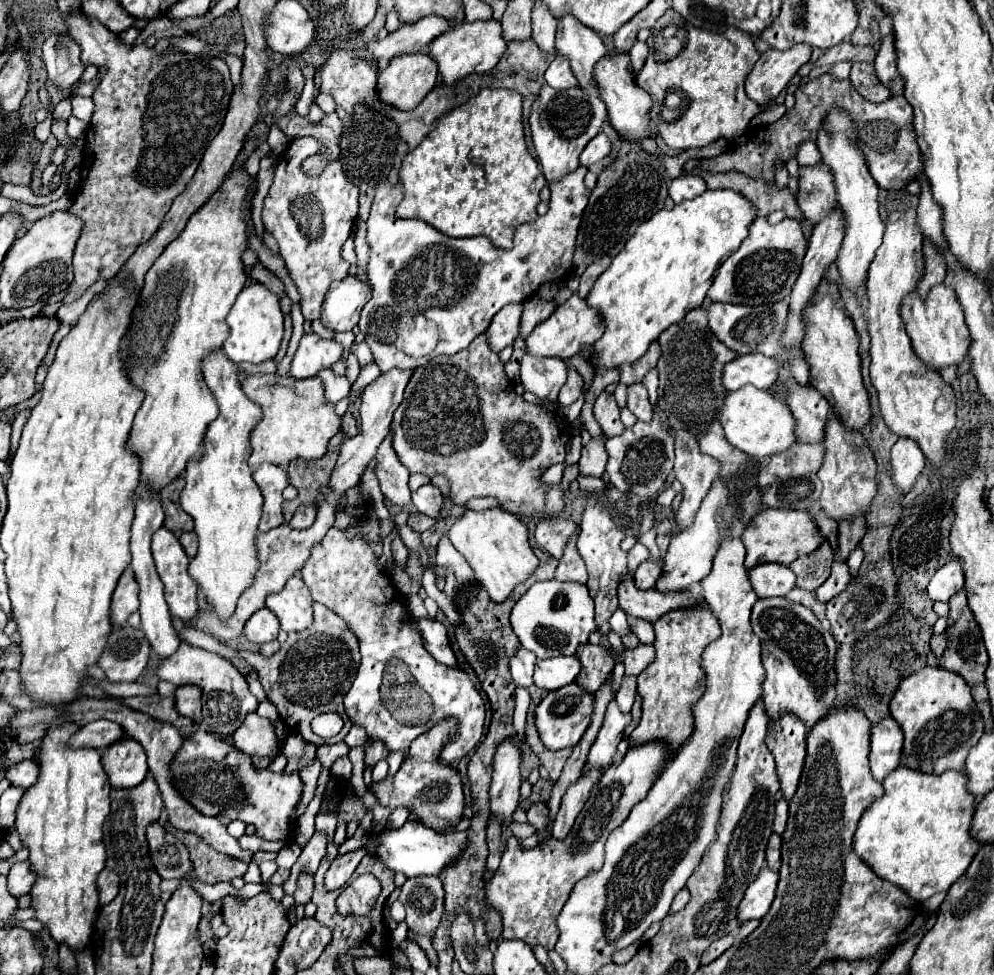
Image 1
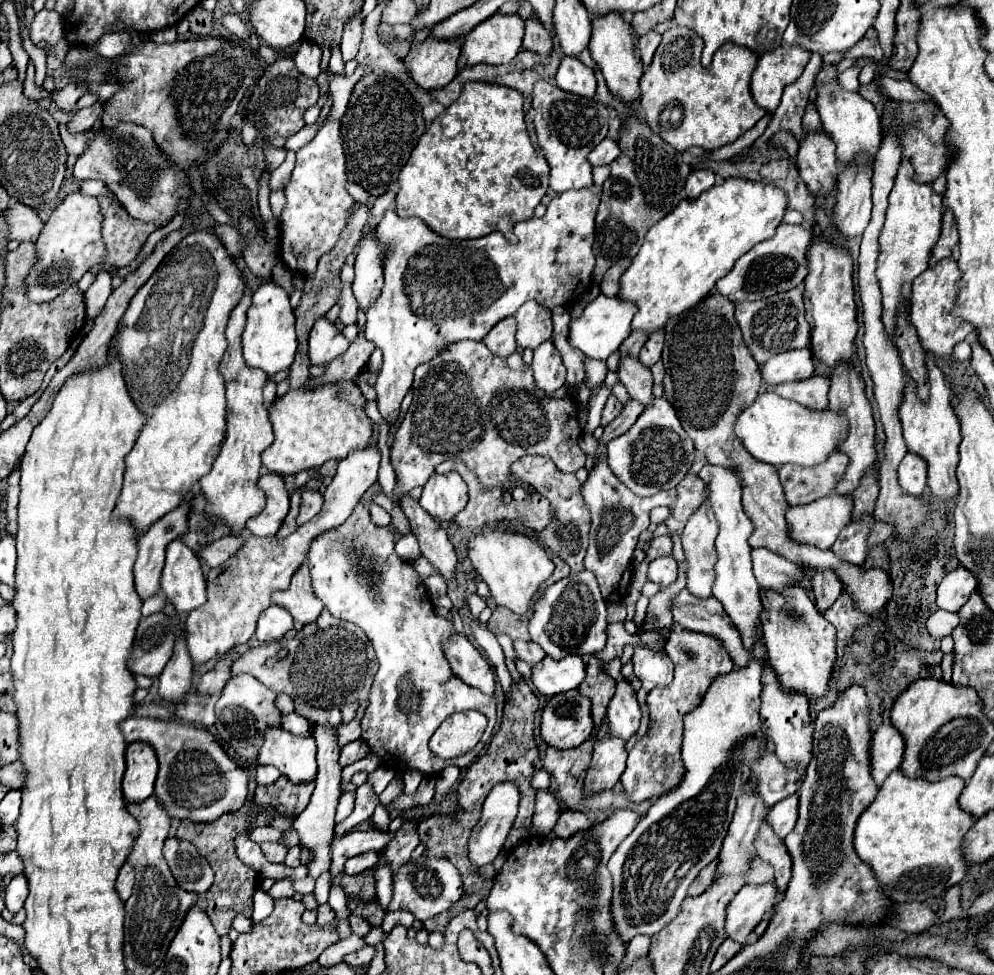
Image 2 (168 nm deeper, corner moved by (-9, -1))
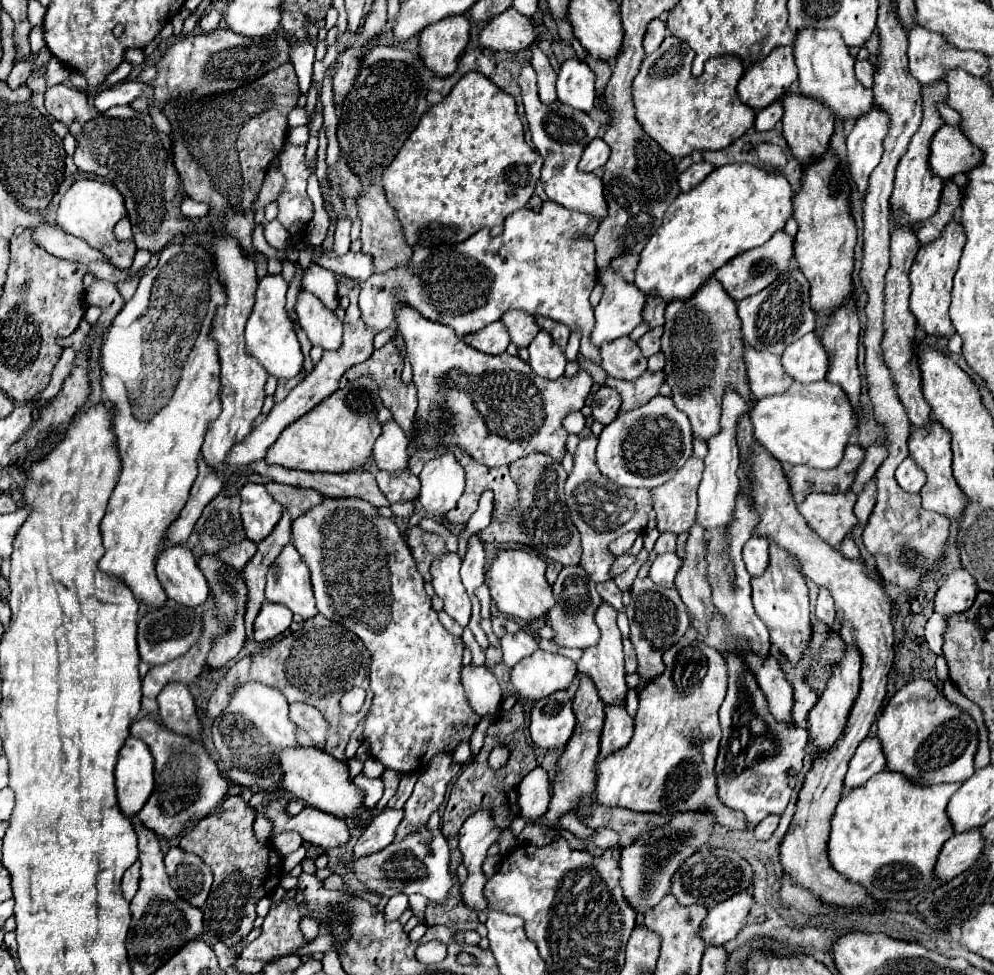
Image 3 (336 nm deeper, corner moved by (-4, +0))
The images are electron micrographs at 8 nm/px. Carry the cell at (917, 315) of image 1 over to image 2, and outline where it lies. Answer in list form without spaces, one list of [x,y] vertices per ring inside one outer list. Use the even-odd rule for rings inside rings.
[[[948,257],[948,259],[942,259],[936,267],[926,269],[924,275],[916,277],[912,283],[910,321],[918,331],[922,347],[940,357],[952,355],[954,345],[964,341],[974,331],[972,323],[962,321],[960,317],[952,315],[952,311],[956,307],[956,299],[958,299],[958,281],[960,281],[960,269],[958,269],[956,261]]]

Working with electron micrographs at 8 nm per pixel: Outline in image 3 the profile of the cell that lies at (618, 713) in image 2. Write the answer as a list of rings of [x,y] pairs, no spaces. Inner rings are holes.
[[[601,602],[599,610],[595,612],[595,622],[601,630],[601,640],[597,646],[591,646],[591,648],[585,648],[583,650],[583,656],[581,660],[577,662],[577,670],[581,674],[587,674],[593,684],[597,686],[599,690],[599,696],[605,704],[619,704],[625,700],[627,696],[627,682],[625,682],[625,664],[623,664],[623,646],[621,646],[621,632],[617,628],[617,612],[611,604],[607,602]]]

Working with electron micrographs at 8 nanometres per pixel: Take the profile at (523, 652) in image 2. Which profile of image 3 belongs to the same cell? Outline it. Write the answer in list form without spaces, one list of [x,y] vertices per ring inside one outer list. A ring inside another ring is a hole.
[[[519,630],[515,634],[505,634],[501,638],[501,648],[503,648],[503,662],[513,668],[521,658],[531,656],[539,646],[537,638],[525,630]]]

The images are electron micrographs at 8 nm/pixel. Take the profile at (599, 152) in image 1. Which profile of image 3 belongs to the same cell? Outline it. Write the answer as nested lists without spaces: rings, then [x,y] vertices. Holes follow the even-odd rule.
[[[593,138],[587,148],[583,150],[583,156],[579,160],[579,170],[581,172],[593,172],[599,166],[605,166],[609,160],[609,146],[601,138]]]

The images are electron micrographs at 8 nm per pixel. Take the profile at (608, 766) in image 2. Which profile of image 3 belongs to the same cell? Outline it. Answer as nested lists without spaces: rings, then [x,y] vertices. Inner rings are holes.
[[[605,706],[605,726],[601,734],[601,756],[621,750],[633,736],[633,718],[623,706]]]

